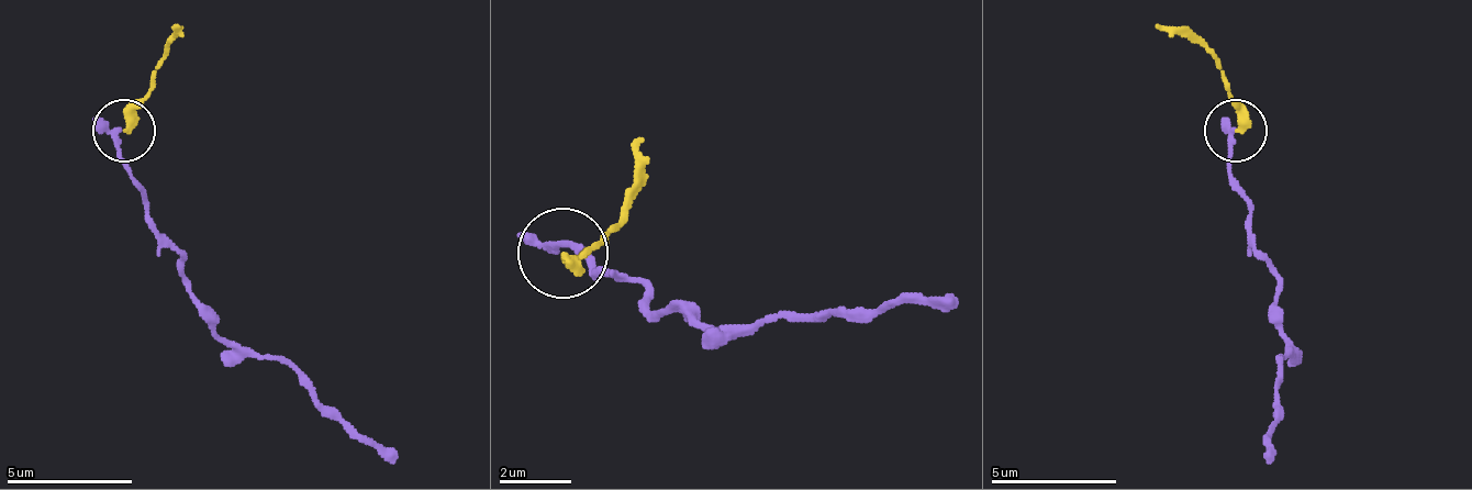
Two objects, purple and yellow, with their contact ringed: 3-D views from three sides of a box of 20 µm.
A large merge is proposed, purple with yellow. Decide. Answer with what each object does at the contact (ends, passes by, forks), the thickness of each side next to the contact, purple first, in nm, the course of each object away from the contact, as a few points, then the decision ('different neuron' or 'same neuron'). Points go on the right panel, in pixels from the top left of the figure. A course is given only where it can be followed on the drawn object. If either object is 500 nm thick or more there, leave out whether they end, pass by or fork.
purple passes by; yellow ends there; 200 nm thick on the purple side, 360 nm on the other; purple runs (1237, 132), (1230, 182), (1249, 208), (1249, 245), (1281, 282), (1274, 308), (1286, 333), (1268, 465); yellow runs (1237, 132), (1224, 69), (1155, 25); different neuron

